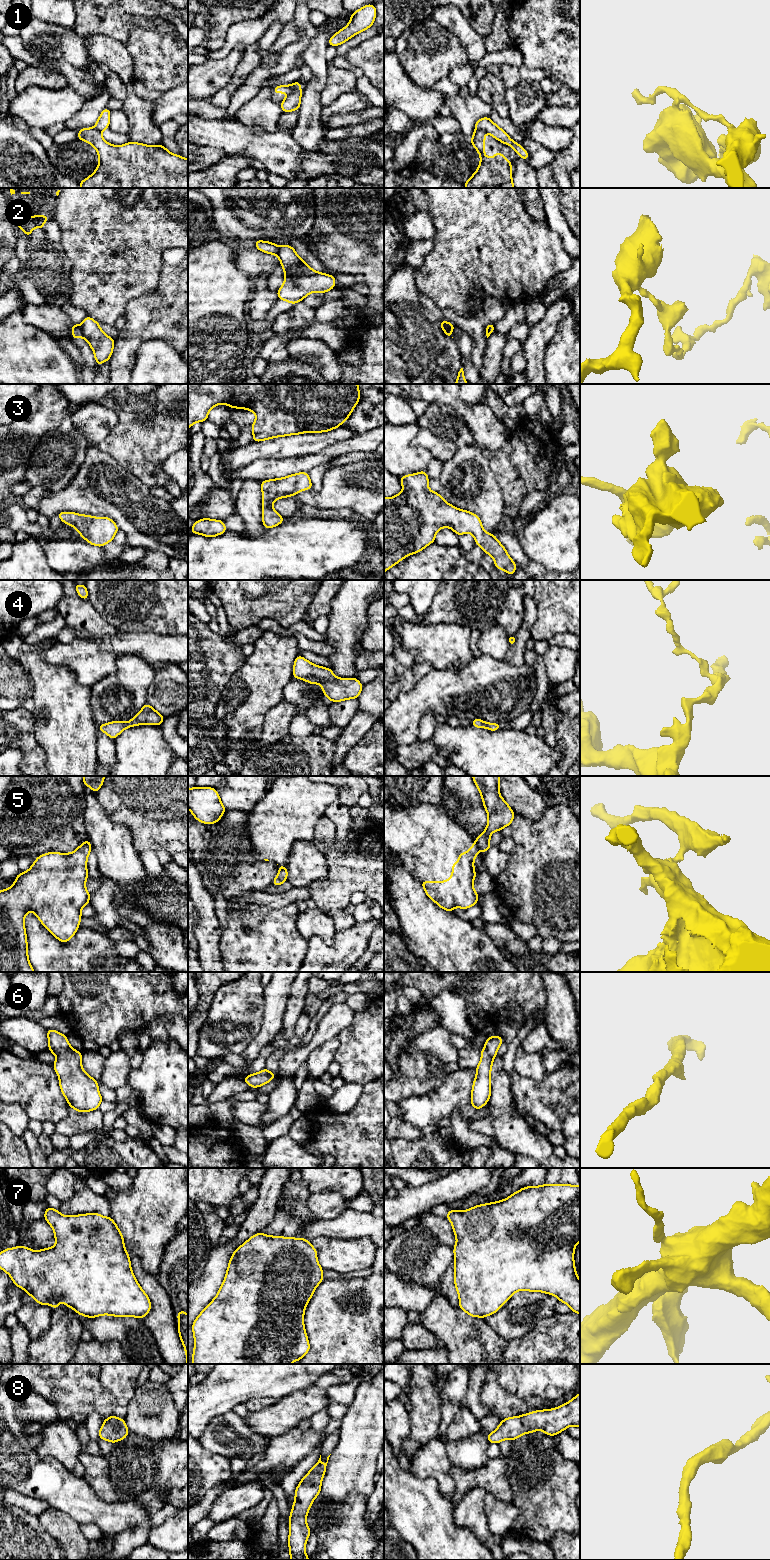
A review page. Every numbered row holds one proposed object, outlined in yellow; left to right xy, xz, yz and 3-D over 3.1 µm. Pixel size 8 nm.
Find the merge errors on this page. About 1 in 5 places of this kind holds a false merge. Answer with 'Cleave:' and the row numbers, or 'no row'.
Cleave: 1, 2, 5

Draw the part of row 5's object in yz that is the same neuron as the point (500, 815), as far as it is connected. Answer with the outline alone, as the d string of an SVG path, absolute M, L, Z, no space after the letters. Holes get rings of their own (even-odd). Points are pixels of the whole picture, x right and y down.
M472 776L472 778L478 787L483 806L488 814L486 829L475 840L479 850L486 853L491 847L491 834L510 826L515 814L508 803L500 796L500 776Z

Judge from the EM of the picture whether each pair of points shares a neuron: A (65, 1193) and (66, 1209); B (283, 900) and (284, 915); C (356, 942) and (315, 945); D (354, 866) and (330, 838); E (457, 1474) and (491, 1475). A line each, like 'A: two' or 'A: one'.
A: two
B: two
C: one
D: one
E: one

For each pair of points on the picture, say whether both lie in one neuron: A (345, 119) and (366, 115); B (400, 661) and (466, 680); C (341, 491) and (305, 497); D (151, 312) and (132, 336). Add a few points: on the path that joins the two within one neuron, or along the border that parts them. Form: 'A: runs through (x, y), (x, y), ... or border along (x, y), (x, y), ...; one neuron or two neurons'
A: runs through (350, 119), (361, 117); one neuron
B: border along (432, 668), (414, 687); two neurons
C: runs through (332, 496), (314, 497); one neuron
D: runs through (148, 318), (137, 330); one neuron

